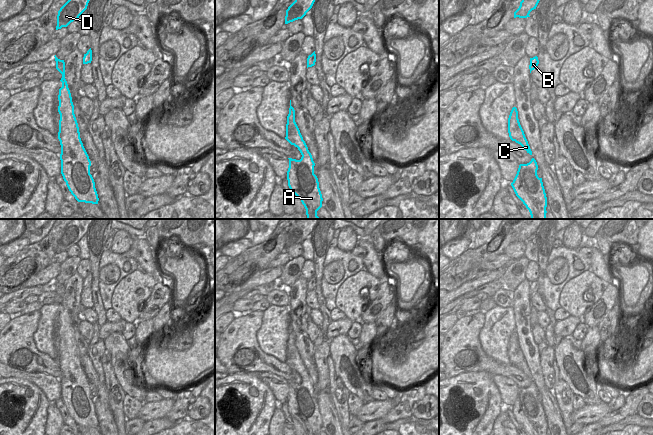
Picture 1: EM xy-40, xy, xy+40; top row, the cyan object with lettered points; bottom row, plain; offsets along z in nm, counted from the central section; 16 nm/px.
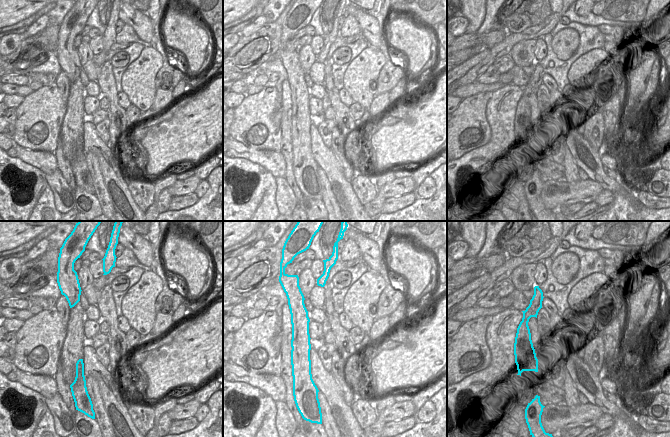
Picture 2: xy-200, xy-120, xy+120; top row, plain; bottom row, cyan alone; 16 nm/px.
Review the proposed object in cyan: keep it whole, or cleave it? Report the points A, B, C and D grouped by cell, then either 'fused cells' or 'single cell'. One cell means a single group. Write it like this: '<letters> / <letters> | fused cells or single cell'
A C D / B | fused cells

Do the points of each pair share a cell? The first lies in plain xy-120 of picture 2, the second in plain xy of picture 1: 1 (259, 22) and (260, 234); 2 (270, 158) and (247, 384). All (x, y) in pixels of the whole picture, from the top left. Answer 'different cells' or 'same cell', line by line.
1: different cells
2: different cells

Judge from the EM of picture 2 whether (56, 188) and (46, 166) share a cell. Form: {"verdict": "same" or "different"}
{"verdict": "different"}

